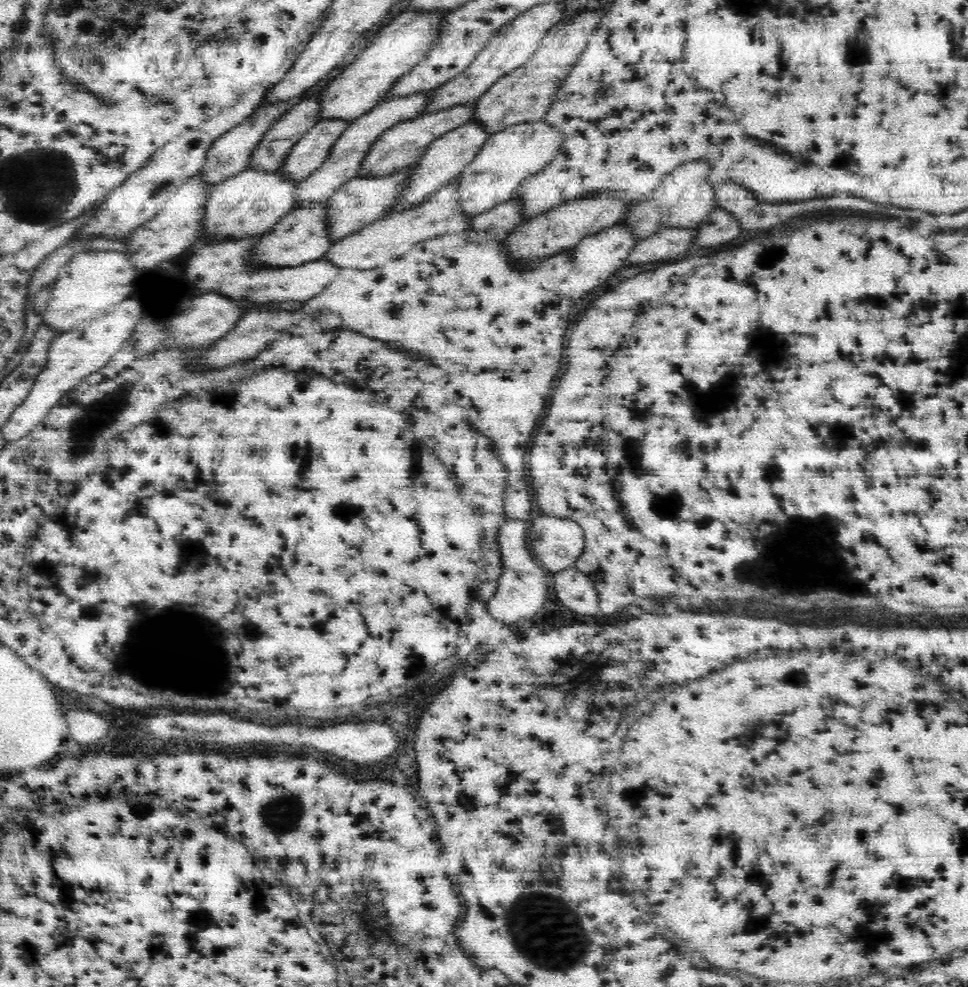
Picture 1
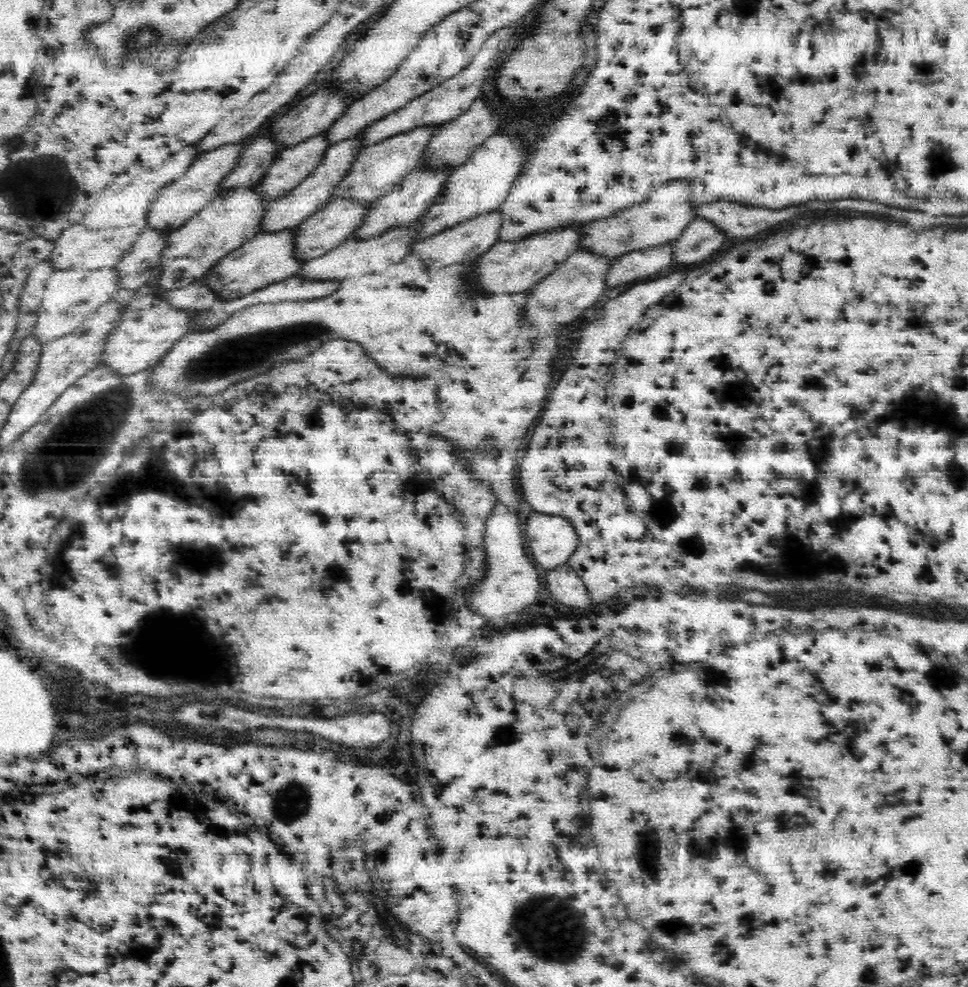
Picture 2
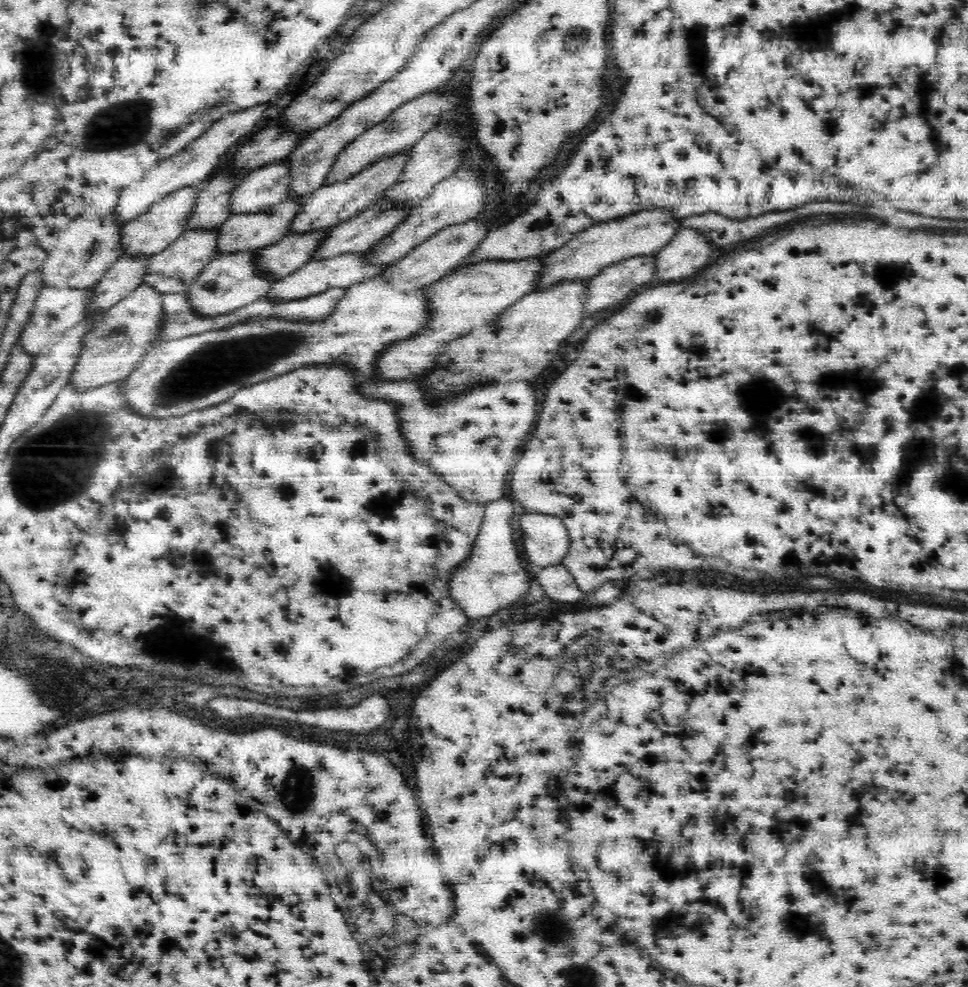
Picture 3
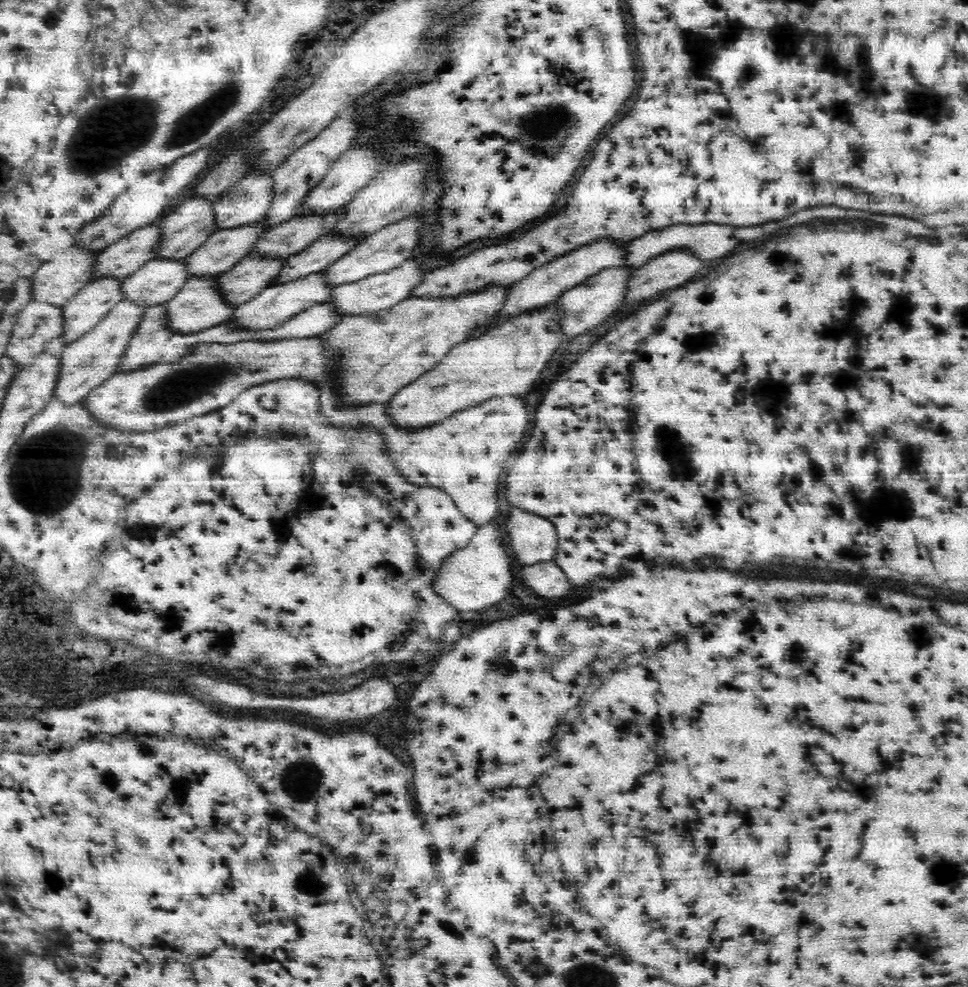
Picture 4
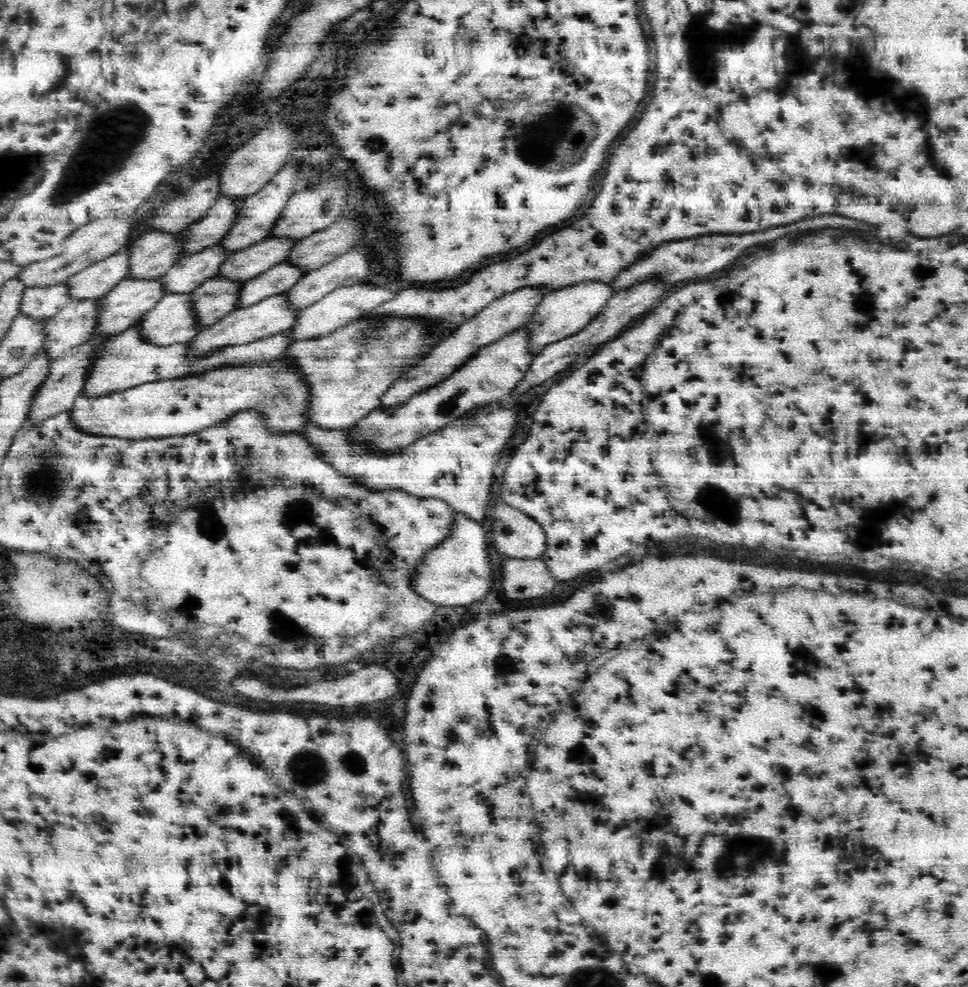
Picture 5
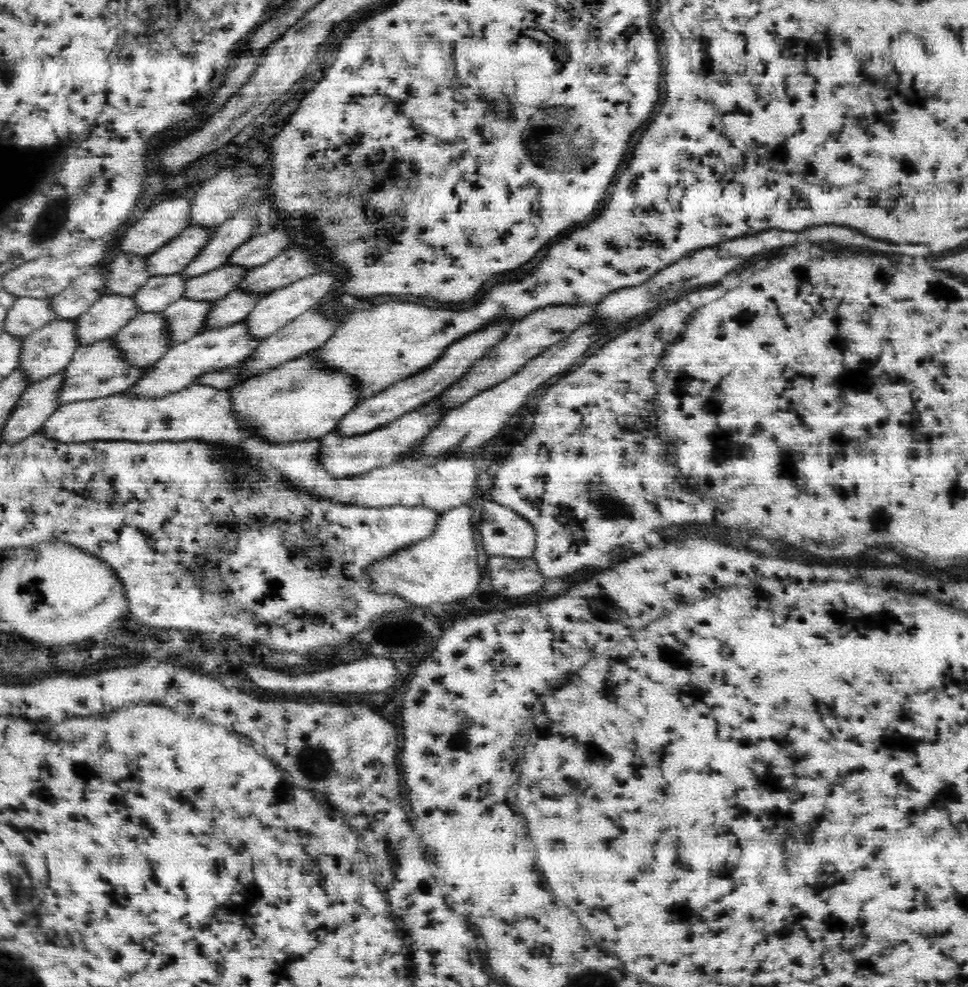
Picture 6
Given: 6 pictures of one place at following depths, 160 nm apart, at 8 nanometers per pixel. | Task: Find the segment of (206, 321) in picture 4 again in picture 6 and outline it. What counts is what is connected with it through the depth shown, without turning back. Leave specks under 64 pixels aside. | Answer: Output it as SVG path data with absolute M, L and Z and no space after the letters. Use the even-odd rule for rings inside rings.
M151 312L152 314L138 314L130 320L126 326L120 328L114 336L114 345L122 351L122 355L128 359L128 363L138 367L148 367L158 362L166 350L170 348L168 343L168 329L162 312Z

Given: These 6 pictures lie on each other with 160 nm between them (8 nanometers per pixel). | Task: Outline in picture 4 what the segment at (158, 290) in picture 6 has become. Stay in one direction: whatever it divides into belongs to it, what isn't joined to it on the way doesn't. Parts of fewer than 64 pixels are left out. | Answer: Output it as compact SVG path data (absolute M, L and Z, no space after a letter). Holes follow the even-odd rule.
M258 221L213 232L198 250L184 259L189 278L208 278L230 270L250 254L256 240L268 229L264 221Z

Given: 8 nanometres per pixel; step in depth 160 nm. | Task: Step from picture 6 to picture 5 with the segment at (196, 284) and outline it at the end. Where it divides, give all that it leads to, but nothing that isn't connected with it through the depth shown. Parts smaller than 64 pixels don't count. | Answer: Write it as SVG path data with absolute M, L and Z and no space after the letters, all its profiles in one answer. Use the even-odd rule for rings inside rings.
M268 236L240 252L230 254L216 275L222 275L232 281L246 282L254 279L273 266L284 263L286 256L293 252L292 248L297 241Z

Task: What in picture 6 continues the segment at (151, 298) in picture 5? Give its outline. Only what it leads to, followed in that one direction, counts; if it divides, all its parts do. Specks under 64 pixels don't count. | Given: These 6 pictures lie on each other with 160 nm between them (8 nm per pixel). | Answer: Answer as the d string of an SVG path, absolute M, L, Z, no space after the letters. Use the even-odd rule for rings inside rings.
M106 294L78 316L76 339L79 345L112 340L120 328L138 315L134 295Z

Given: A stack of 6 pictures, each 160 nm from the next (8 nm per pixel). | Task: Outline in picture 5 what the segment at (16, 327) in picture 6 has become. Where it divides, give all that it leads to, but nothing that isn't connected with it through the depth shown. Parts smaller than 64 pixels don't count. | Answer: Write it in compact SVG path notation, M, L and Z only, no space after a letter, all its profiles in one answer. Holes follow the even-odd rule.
M57 282L42 288L28 287L23 292L20 312L46 322L63 309L70 299L68 285L64 282Z

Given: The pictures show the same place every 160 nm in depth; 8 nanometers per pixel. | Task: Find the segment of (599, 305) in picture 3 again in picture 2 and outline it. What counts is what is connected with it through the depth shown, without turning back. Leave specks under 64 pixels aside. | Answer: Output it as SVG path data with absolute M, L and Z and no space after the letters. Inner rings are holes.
M672 243L643 248L620 255L612 262L606 277L606 288L618 287L621 284L641 282L654 276L664 274L664 270L674 268Z

